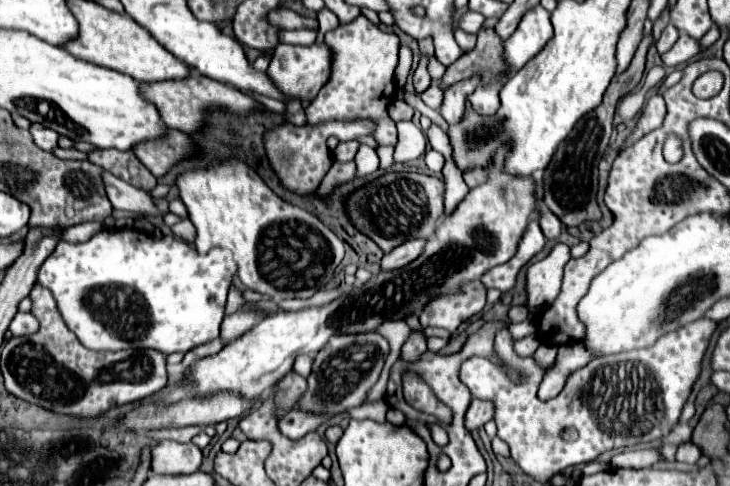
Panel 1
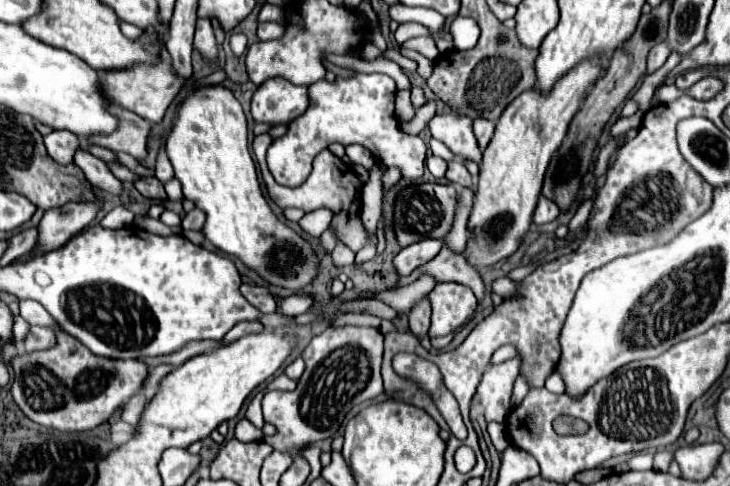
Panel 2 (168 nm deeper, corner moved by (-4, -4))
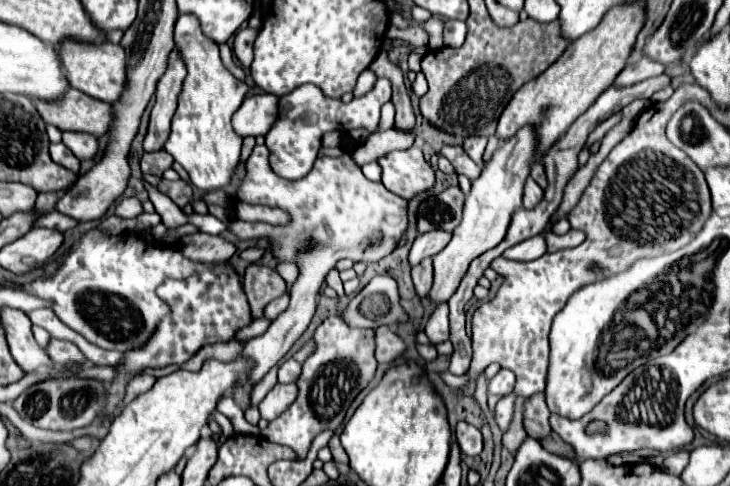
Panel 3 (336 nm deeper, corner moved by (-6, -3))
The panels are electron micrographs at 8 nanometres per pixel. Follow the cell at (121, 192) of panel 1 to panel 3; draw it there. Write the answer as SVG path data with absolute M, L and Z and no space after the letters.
M64 134L64 144L80 160L92 160L98 154L98 140L90 134Z

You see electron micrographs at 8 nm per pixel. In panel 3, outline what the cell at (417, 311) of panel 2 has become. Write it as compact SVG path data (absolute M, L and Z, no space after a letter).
M424 260L420 262L420 266L412 268L412 282L416 288L416 294L420 298L426 298L430 288L432 288L432 260Z

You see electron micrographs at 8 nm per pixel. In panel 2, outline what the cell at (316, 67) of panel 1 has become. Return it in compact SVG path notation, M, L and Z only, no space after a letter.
M270 79L256 89L250 103L254 123L284 125L300 117L308 107L308 87L292 85L284 79Z

